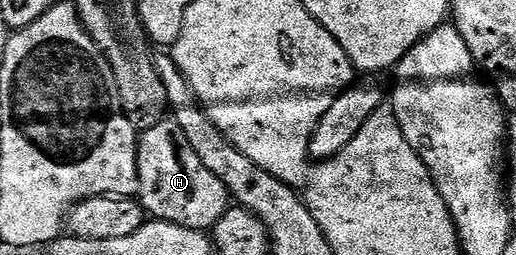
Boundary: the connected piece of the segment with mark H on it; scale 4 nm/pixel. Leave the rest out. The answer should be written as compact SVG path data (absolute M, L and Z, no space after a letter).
M173 120L153 124L153 128L138 135L137 176L138 201L152 219L181 224L185 228L210 231L225 216L229 208L229 195L225 184L201 164L201 156L193 152L185 132Z

